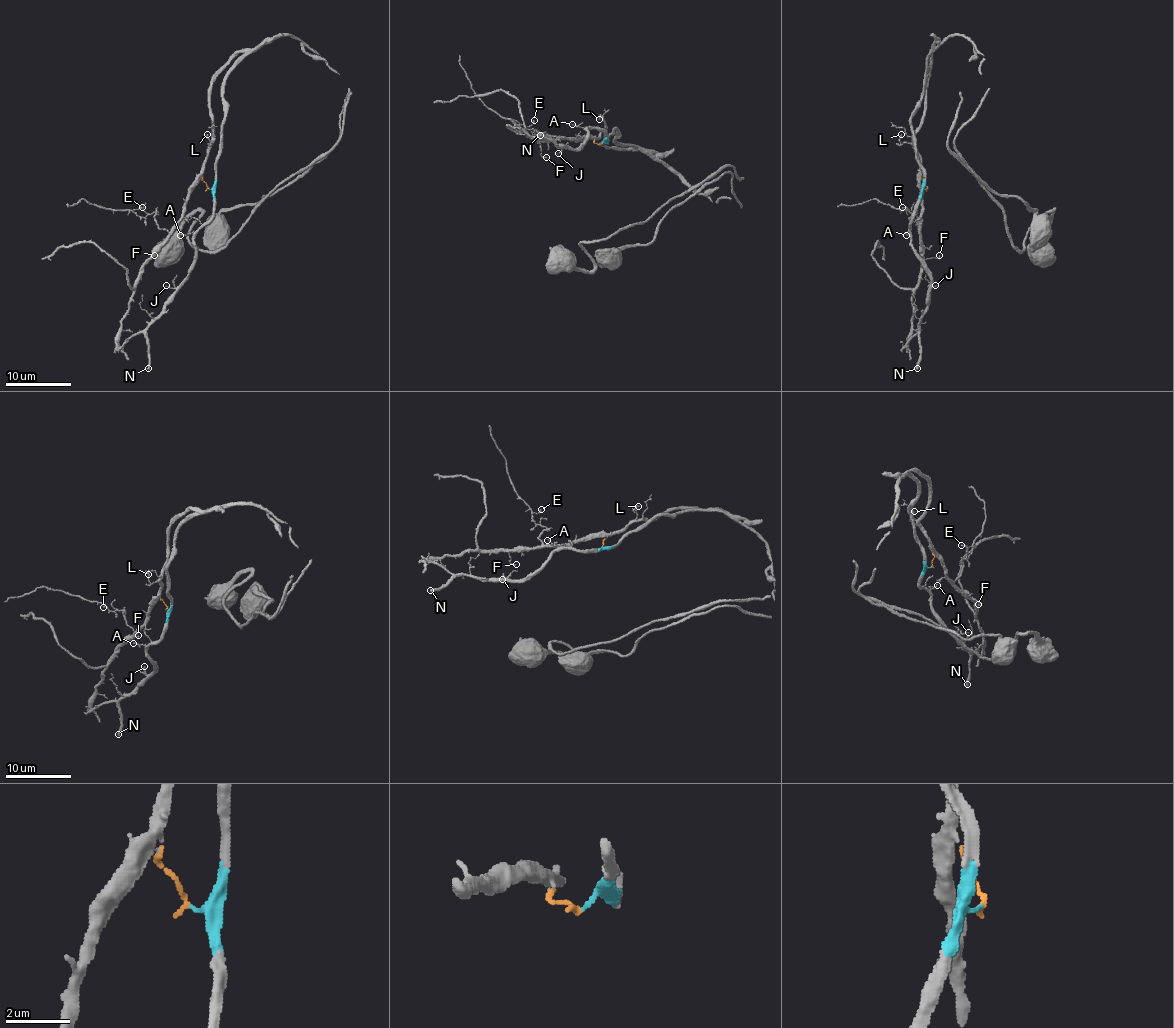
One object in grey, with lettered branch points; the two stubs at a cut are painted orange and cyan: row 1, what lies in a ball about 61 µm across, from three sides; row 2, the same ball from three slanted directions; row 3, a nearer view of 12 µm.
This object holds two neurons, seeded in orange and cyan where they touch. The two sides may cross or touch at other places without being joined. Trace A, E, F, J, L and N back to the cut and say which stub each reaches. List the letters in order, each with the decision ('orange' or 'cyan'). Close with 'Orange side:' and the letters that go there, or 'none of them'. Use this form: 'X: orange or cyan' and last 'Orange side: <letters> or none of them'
A: cyan
E: orange
F: orange
J: cyan
L: orange
N: cyan
Orange side: E, F, L

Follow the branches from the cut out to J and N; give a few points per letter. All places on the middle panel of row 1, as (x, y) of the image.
J: (602, 144), (605, 133), (588, 128), (587, 137), (577, 147), (564, 147), (557, 154)
N: (602, 144), (603, 131), (587, 128), (587, 137), (575, 149), (559, 147), (537, 137), (539, 134)

